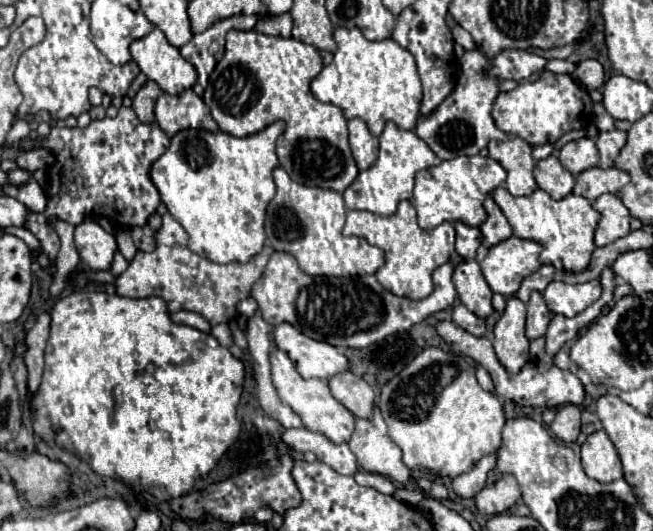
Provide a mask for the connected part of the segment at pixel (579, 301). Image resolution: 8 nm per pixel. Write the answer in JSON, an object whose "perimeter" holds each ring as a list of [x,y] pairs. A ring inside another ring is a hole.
{"perimeter":[[[597,279],[581,285],[567,285],[553,281],[543,291],[543,297],[553,313],[575,317],[601,297],[601,283]]]}

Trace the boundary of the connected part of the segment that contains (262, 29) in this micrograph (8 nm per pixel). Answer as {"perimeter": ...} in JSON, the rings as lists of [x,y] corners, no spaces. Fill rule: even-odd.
{"perimeter":[[[289,13],[267,15],[257,23],[255,31],[265,35],[275,35],[275,37],[291,37],[291,15]]]}

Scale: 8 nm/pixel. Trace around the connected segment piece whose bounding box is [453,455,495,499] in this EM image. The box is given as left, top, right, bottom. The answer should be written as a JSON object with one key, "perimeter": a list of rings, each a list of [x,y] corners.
{"perimeter":[[[487,455],[483,457],[469,473],[463,473],[459,477],[453,479],[453,485],[455,485],[455,495],[463,497],[463,499],[473,499],[483,487],[485,487],[485,477],[487,477],[487,471],[495,465],[495,455]]]}

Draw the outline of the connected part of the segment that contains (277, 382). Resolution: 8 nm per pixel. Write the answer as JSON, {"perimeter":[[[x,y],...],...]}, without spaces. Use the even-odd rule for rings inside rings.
{"perimeter":[[[273,349],[271,353],[271,371],[273,371],[273,385],[281,397],[281,401],[285,405],[289,405],[303,421],[305,429],[321,433],[325,437],[329,437],[333,443],[347,443],[353,435],[355,429],[355,415],[345,409],[329,391],[327,381],[319,381],[319,379],[303,379],[297,371],[295,365],[291,363],[291,359],[287,357],[287,353]]]}

